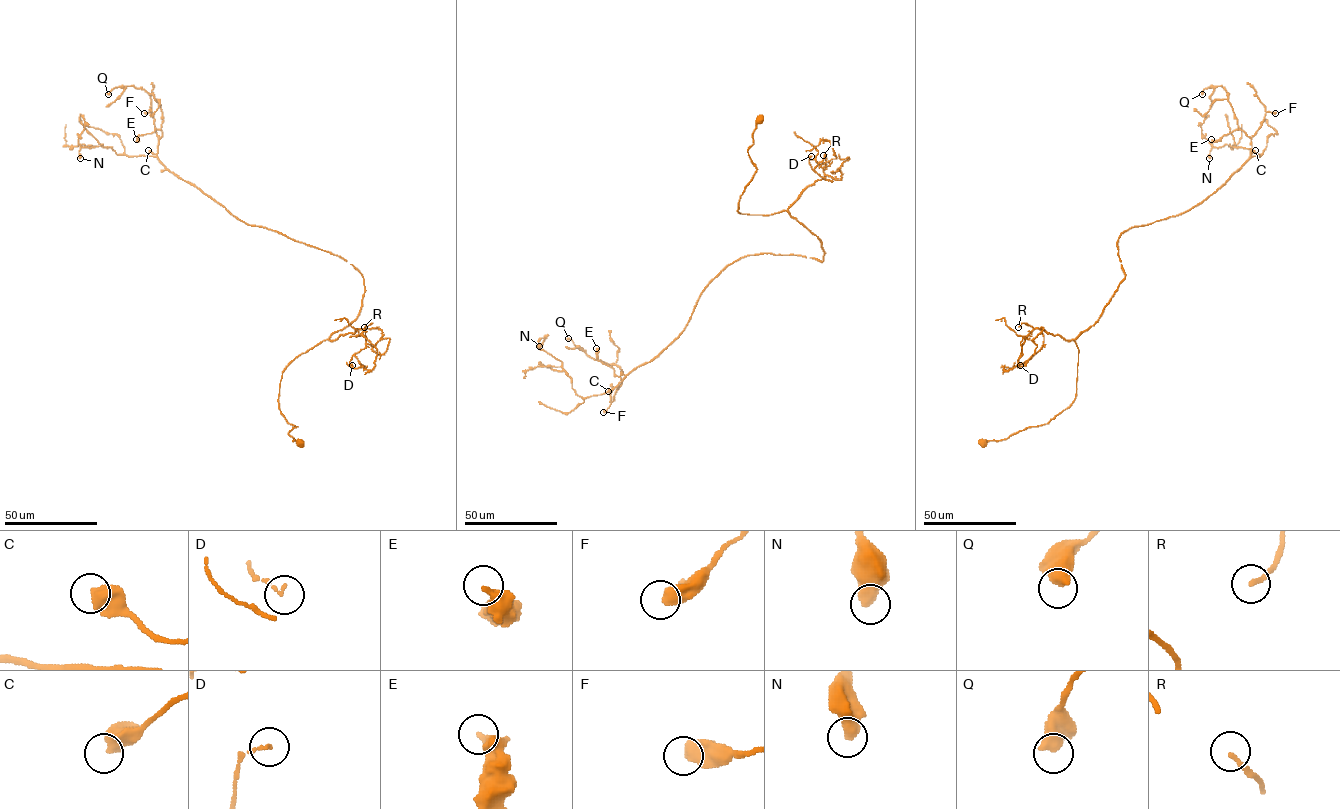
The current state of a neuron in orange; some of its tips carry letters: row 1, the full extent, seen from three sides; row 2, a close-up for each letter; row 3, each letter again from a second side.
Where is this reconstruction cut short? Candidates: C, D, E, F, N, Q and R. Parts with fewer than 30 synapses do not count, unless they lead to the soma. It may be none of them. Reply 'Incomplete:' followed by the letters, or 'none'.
Incomplete: none

